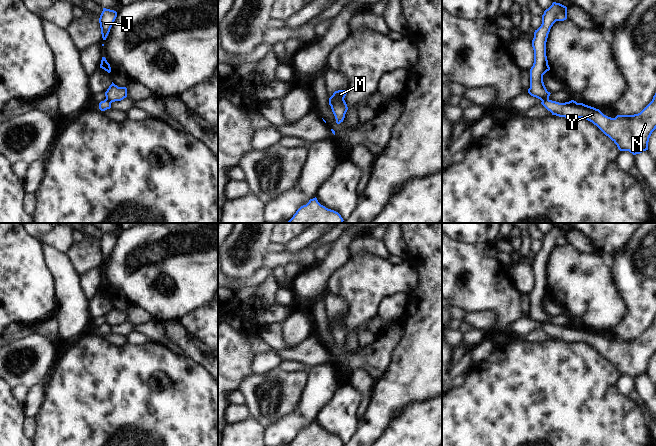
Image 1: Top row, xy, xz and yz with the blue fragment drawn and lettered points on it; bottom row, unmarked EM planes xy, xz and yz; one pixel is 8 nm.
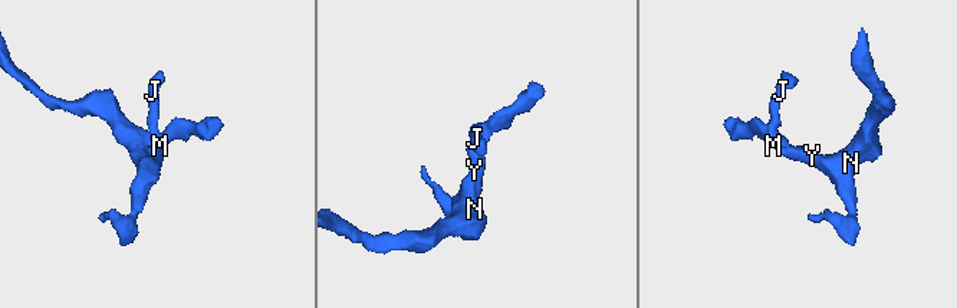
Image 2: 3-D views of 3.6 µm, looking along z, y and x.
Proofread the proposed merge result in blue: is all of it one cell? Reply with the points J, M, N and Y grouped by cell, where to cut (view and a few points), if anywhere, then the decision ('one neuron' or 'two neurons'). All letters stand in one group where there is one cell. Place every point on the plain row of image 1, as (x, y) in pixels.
J M / N Y; cut in yz along (548, 323), (542, 325); two neurons

